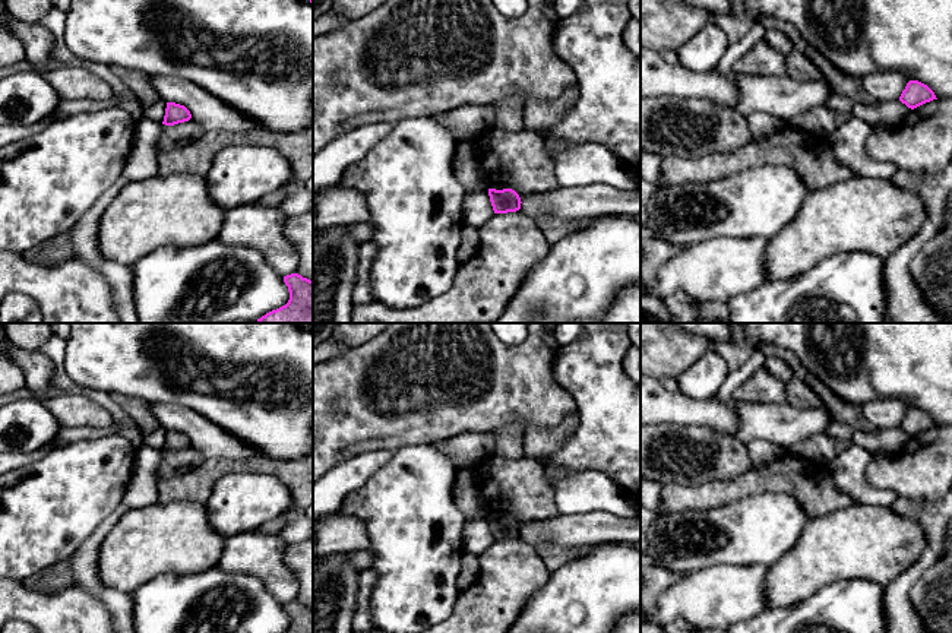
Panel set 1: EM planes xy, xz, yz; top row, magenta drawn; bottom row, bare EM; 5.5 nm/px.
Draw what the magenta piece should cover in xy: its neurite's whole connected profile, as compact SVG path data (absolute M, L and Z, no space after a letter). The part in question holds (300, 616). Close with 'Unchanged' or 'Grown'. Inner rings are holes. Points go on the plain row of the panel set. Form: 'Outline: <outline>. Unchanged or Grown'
Outline: M298 601L284 604L290 618L290 627L285 633L313 633L313 608Z. Unchanged

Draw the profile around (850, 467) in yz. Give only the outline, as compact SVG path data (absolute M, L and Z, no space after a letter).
M848 443L847 447L829 462L835 485L850 494L855 504L872 504L889 507L896 499L891 490L872 487L866 474L869 472L872 453L858 444Z

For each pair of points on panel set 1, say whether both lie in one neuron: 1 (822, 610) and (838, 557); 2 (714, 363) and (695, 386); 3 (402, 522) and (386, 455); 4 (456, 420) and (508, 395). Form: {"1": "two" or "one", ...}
{"1": "two", "2": "one", "3": "two", "4": "one"}

